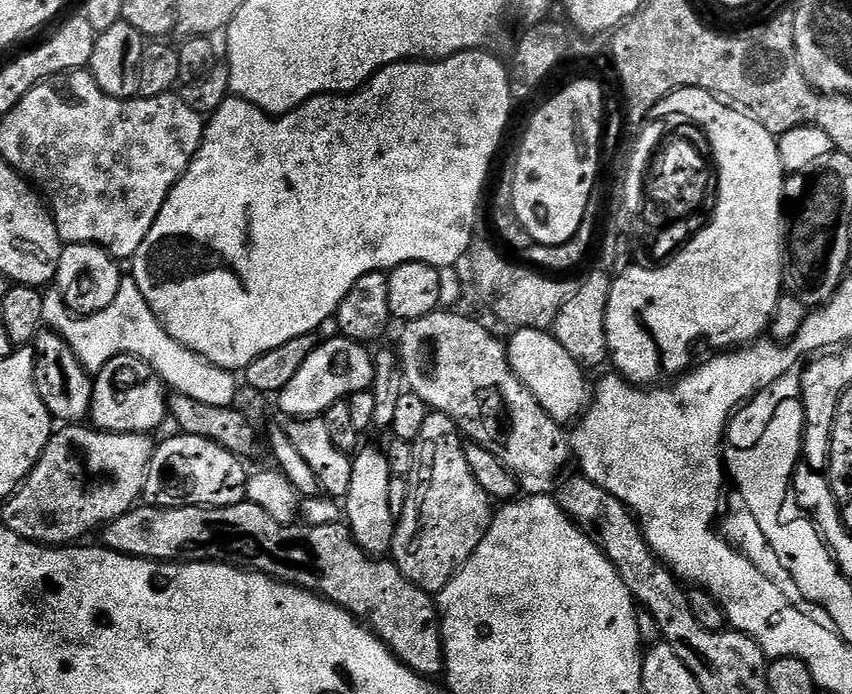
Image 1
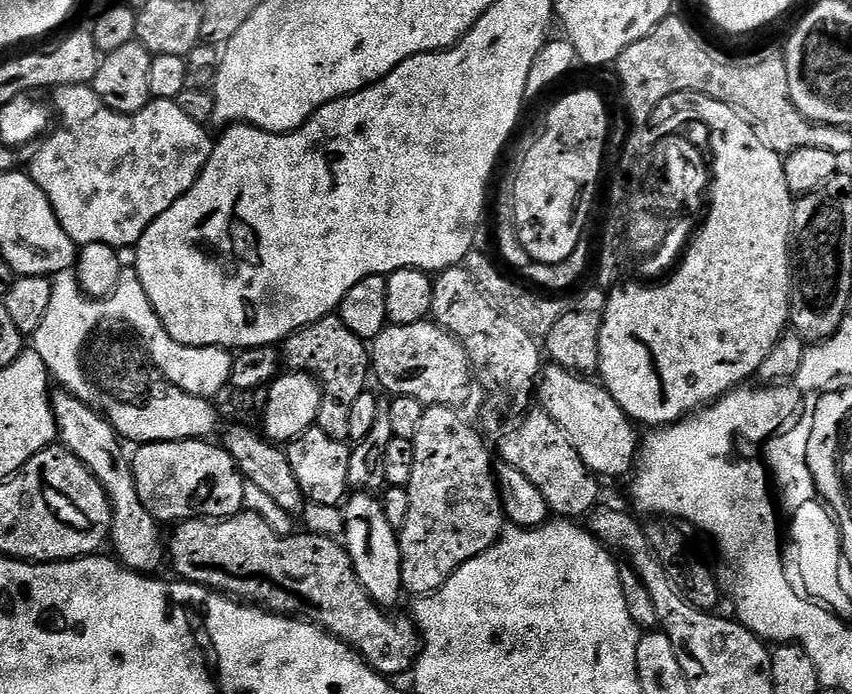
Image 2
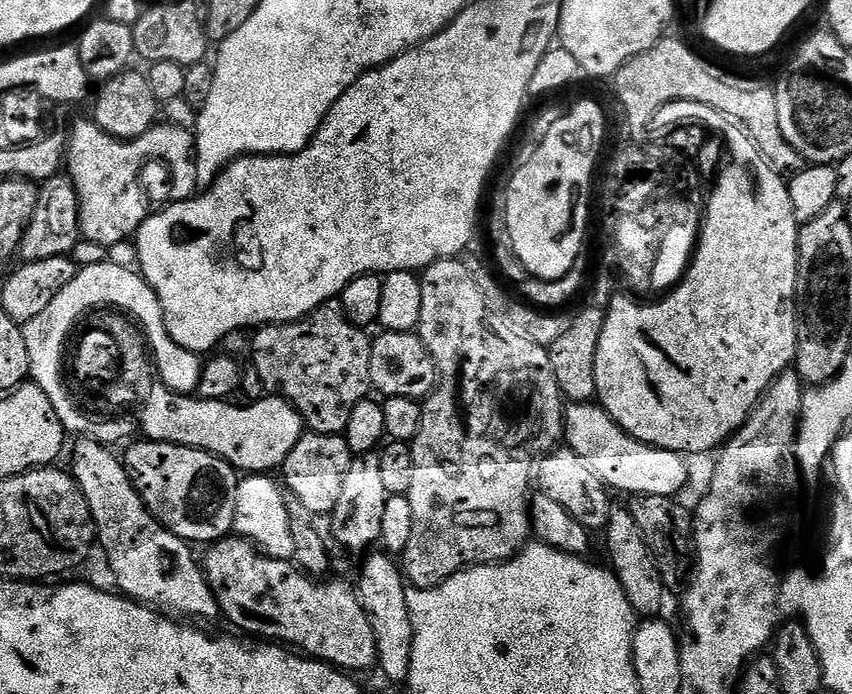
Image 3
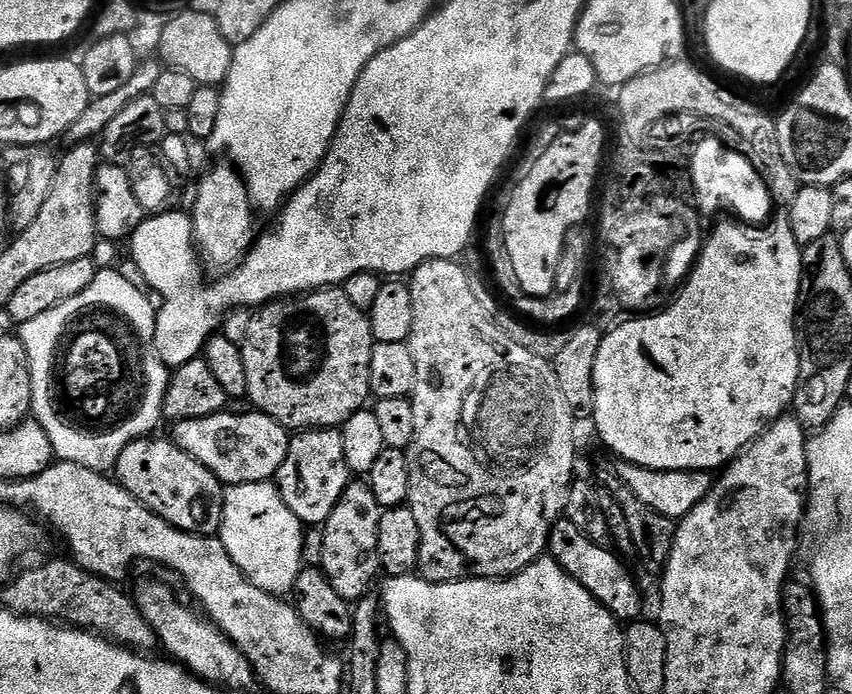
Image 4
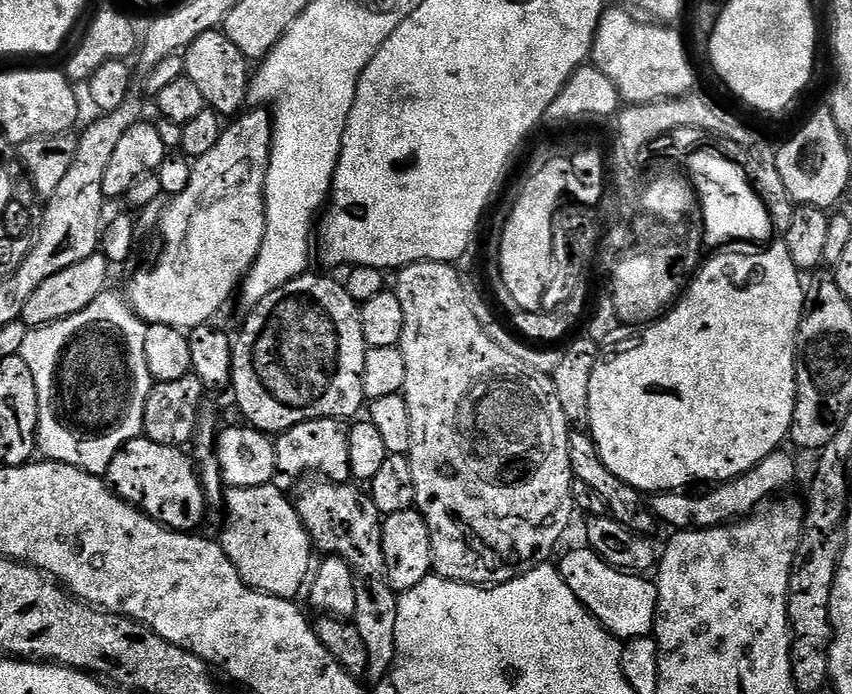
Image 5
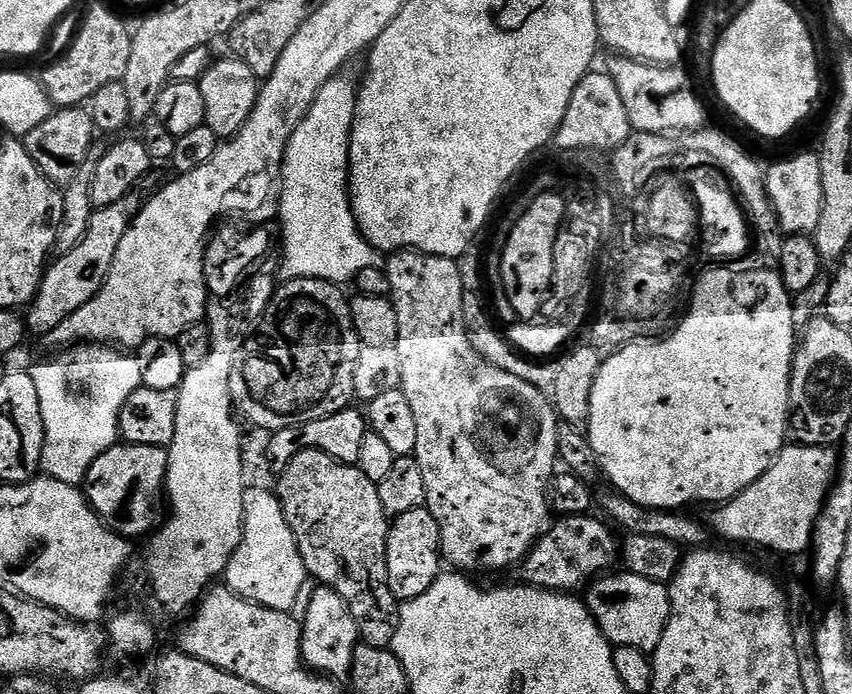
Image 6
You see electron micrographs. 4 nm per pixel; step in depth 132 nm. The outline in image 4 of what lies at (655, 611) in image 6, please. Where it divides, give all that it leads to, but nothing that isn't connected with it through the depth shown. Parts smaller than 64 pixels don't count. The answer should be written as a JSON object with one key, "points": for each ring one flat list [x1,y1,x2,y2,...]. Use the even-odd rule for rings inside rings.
{"points":[[561,518,550,530,546,552,550,559,562,566,562,570,566,570,566,574,574,578,574,582,586,586,586,590,590,590,590,594,594,594,594,598,598,598,598,602,602,602,606,610,614,613,617,620,635,622,642,616,640,588,636,585,635,578,628,573,627,566,610,549,611,547,595,544,589,536,582,534,582,530,578,530,578,526,574,526,574,522]]}

